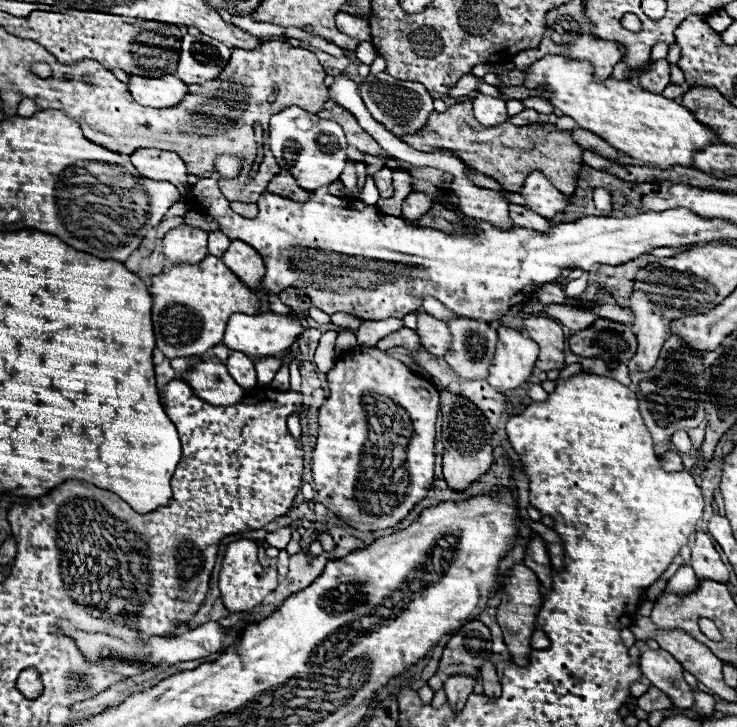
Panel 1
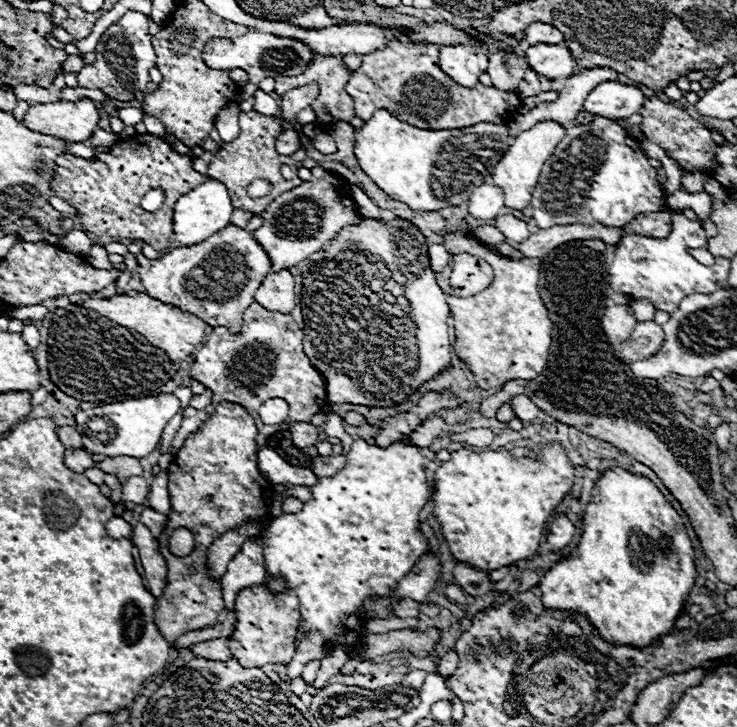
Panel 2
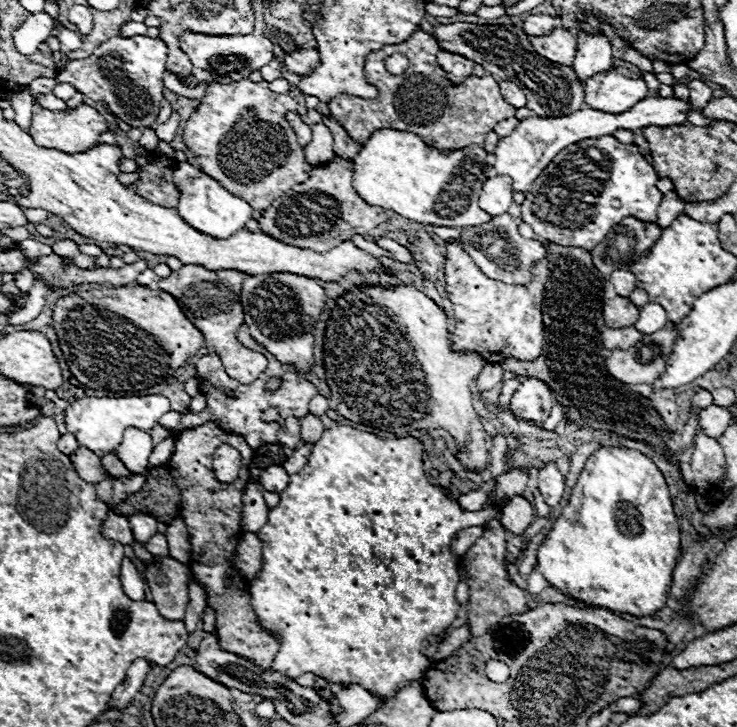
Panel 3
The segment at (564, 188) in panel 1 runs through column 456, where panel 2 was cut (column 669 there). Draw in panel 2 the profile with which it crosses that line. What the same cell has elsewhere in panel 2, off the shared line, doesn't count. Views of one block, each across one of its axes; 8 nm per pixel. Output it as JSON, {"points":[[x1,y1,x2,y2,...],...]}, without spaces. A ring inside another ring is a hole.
{"points":[[652,96,644,100,640,116,642,116,640,128,644,136,654,140,662,150,666,150,666,154,674,158,682,170,688,170,688,172,698,170,702,174,710,174,710,170,716,166,718,144,712,140,712,132,700,122,696,122,694,118,690,118,682,108,666,104,660,98]]}

